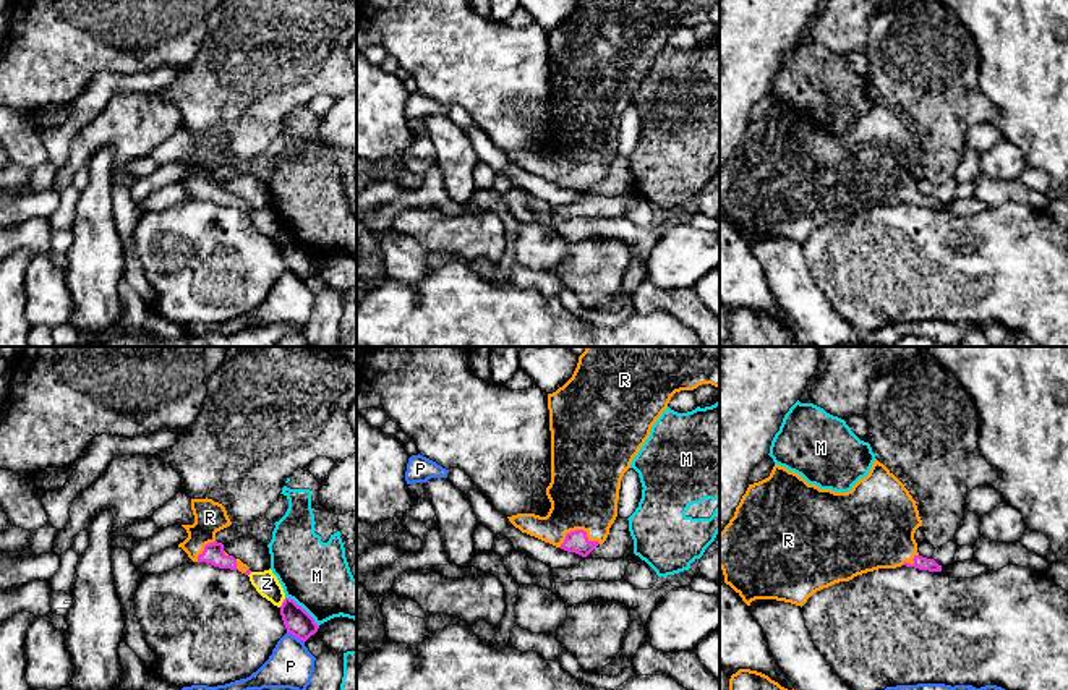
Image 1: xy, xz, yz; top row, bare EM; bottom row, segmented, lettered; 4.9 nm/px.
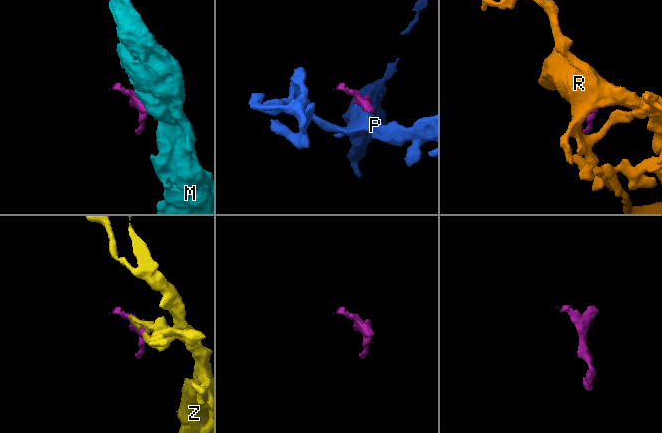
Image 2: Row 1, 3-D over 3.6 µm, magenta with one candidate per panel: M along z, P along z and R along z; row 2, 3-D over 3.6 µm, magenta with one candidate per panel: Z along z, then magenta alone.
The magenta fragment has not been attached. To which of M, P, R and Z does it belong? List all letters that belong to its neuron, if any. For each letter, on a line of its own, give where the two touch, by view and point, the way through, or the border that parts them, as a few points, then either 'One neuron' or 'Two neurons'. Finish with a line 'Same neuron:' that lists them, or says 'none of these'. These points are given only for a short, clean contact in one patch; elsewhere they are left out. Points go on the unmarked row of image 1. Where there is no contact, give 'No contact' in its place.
M: Touches magenta at xy (303, 247). Boundary: xy (286, 234), (292, 235), (318, 263). Two neurons
P: Touches magenta at xy (295, 272). Two neurons
R: Touches magenta at xz (577, 167). Path across: xz (576, 178), (577, 167), (584, 144), (584, 128). One neuron
Z: Touches magenta at xy (282, 240). Boundary: xy (286, 235), (279, 243). Two neurons
Same neuron: R

